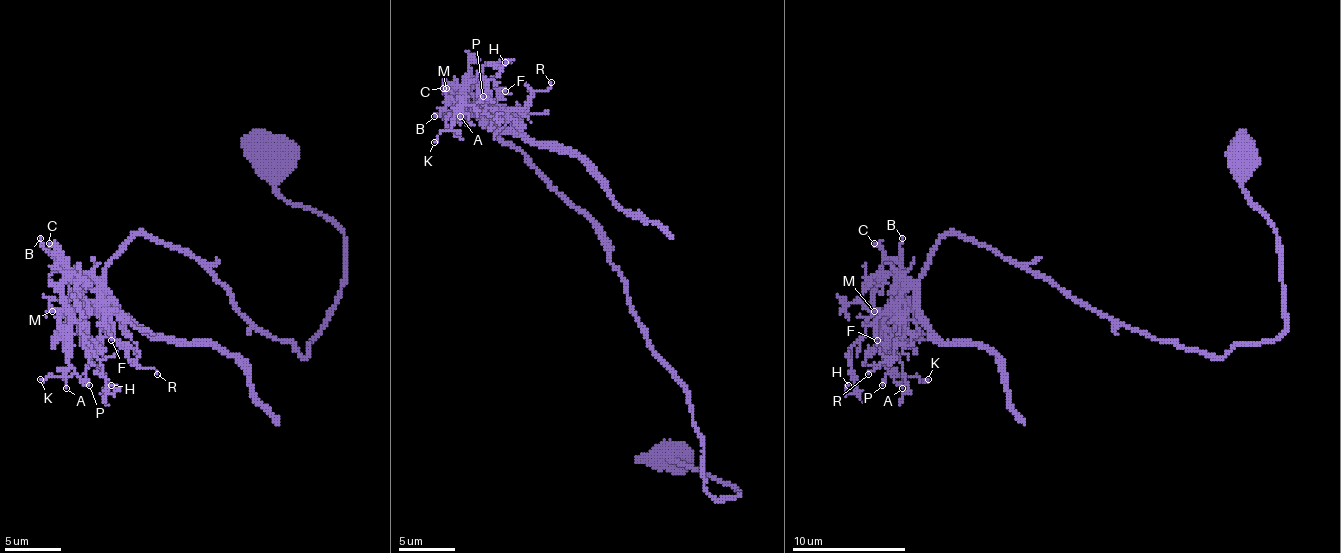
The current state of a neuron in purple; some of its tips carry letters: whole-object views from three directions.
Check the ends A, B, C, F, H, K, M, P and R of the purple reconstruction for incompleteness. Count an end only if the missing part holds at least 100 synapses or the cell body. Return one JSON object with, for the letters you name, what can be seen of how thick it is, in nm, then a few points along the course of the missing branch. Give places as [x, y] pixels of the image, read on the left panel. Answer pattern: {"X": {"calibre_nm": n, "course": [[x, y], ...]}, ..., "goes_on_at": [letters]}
{"goes_on_at": []}

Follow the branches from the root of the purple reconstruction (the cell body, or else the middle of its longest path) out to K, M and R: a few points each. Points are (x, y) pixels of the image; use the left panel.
K: (276, 155), (276, 189), (344, 235), (304, 357), (137, 235), (40, 379)
M: (276, 155), (276, 189), (344, 235), (341, 297), (304, 357), (148, 235), (72, 311), (52, 311)
R: (276, 155), (276, 189), (344, 235), (330, 320), (304, 357), (188, 252), (137, 235), (100, 300), (157, 374)

